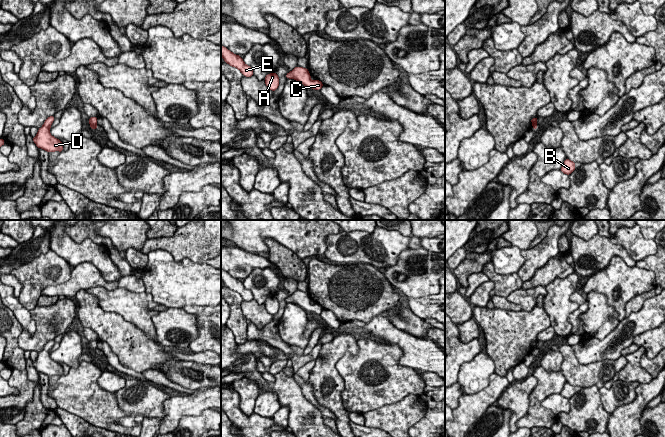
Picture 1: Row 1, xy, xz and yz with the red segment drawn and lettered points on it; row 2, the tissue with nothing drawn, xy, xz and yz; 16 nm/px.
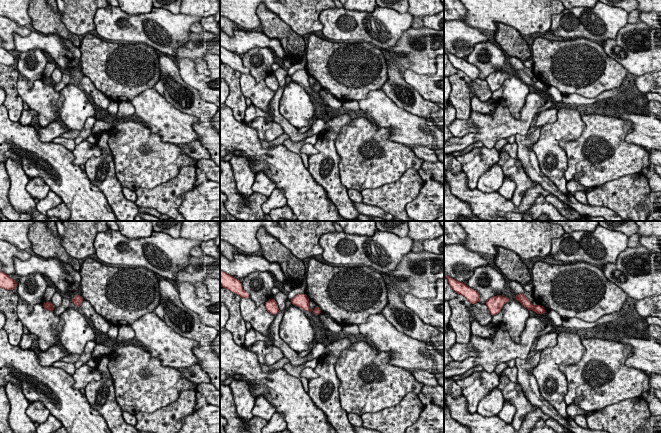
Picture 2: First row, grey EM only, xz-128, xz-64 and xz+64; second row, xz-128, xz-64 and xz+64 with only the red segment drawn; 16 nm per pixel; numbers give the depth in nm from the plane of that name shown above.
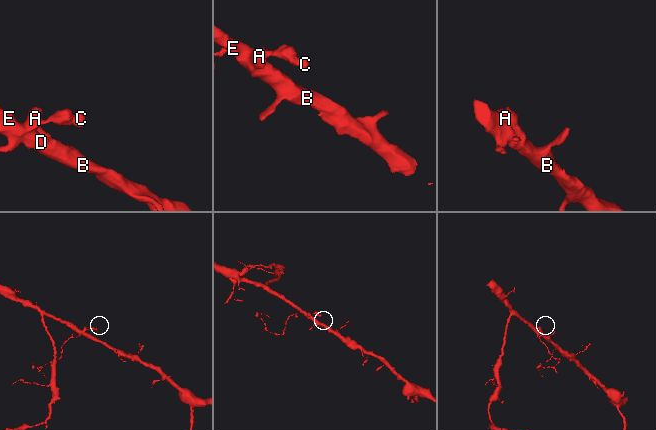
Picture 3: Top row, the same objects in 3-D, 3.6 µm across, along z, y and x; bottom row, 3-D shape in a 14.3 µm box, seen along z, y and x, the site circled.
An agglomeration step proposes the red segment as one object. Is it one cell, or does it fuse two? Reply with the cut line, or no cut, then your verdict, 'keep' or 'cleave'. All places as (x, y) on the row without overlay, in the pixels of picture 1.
no cut; keep

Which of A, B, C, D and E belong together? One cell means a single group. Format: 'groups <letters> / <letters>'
groups A B C D E

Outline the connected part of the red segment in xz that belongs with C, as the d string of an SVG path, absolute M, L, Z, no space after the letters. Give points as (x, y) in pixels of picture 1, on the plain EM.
M295 291L292 295L286 298L287 303L294 303L302 307L307 312L313 312L315 314L320 314L323 311L323 307L319 304L312 305L310 303L311 299L307 292Z

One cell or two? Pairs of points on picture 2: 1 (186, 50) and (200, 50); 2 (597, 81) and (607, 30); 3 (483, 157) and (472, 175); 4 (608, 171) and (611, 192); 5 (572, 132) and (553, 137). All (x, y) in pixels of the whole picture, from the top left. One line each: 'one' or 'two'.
1: one
2: two
3: one
4: two
5: one

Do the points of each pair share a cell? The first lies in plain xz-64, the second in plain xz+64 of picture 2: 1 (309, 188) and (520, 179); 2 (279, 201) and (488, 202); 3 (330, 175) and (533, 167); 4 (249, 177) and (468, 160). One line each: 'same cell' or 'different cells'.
1: same cell
2: different cells
3: different cells
4: same cell

